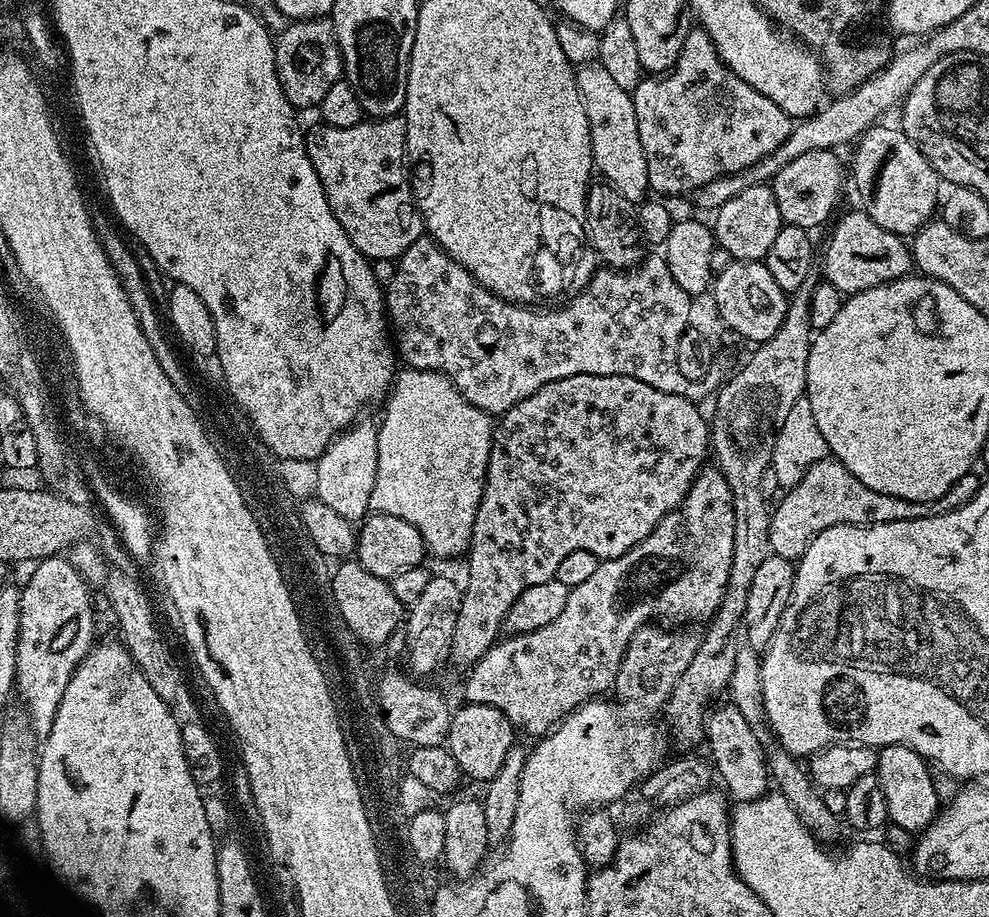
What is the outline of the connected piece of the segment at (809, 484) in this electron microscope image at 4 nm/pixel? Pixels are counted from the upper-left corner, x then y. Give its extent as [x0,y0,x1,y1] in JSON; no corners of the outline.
[771,458,912,562]

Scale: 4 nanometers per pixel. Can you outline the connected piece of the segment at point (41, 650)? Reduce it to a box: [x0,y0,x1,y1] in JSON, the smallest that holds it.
[16,555,96,737]

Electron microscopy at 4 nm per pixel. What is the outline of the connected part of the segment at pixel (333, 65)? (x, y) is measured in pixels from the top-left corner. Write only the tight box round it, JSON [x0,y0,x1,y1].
[274,19,344,109]

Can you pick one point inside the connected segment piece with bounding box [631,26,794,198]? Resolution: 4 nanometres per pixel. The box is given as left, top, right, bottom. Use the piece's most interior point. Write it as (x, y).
(700, 118)

